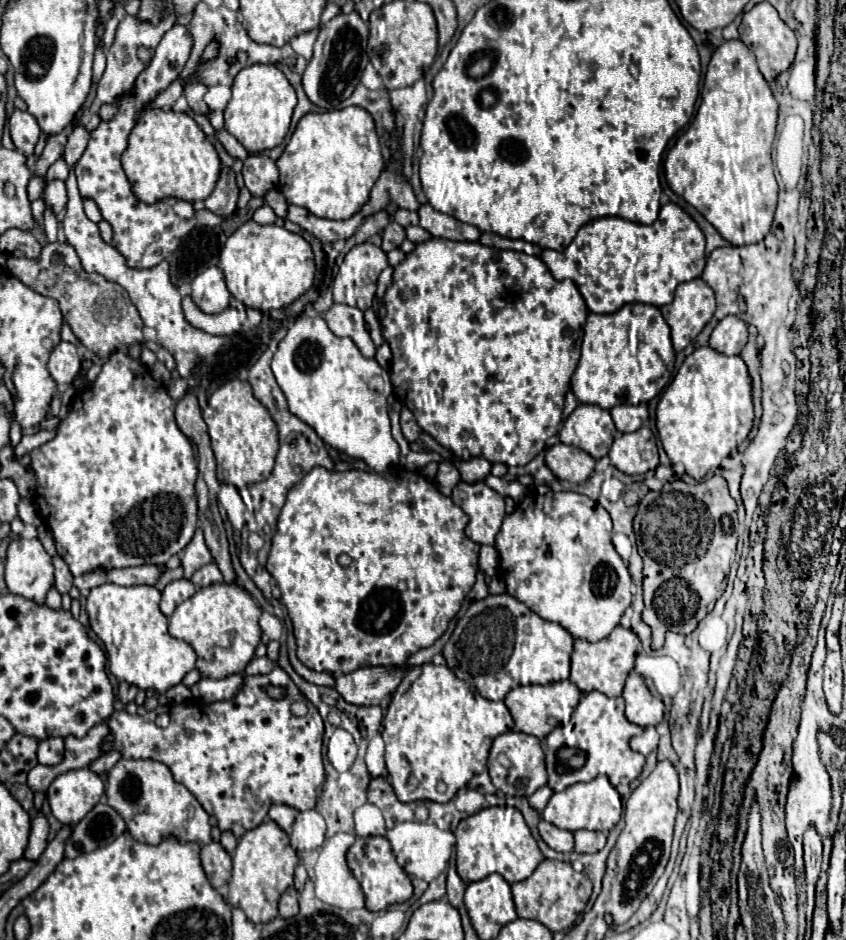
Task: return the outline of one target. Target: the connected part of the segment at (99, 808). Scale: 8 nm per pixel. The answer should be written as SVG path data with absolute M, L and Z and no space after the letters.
M98 802L84 820L72 826L72 834L64 844L64 856L76 858L80 854L92 852L96 848L108 846L126 830L122 816L108 806L106 802Z

